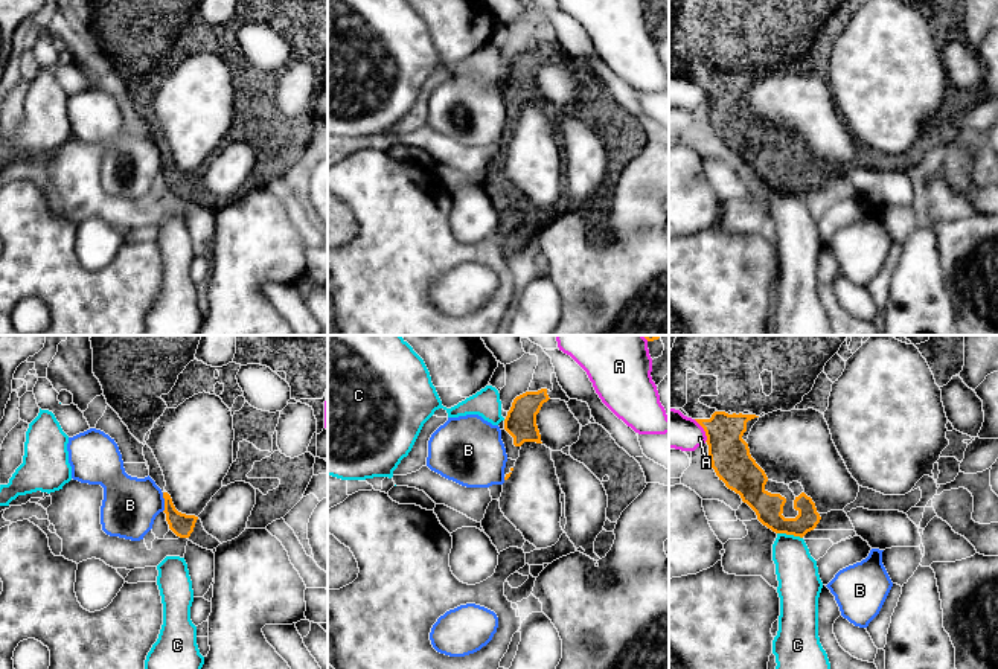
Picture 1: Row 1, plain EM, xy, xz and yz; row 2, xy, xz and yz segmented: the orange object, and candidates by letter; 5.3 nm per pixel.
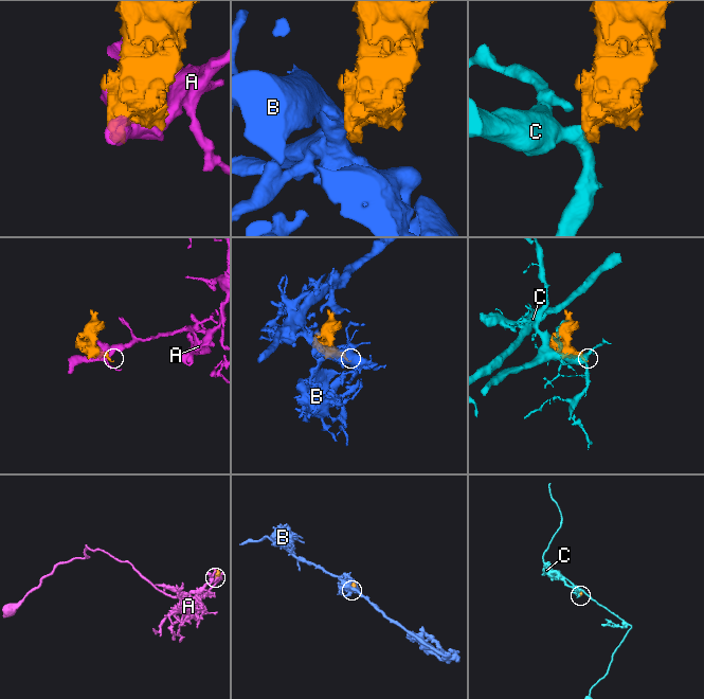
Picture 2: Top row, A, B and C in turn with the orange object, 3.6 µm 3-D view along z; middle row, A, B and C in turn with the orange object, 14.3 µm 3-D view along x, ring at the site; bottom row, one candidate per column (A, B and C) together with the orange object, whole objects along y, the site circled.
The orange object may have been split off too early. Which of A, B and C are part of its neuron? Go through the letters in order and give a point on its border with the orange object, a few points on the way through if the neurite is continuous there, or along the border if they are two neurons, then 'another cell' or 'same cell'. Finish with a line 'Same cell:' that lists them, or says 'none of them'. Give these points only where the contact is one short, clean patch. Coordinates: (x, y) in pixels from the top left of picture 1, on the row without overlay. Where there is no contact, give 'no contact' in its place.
A: yz (704, 89) | another cell
B: xy (165, 160) | across xy (182, 183), (165, 160), (136, 160), (130, 163) | same cell
C: yz (790, 192) | along yz (777, 191), (802, 197) | another cell
Same cell: B

